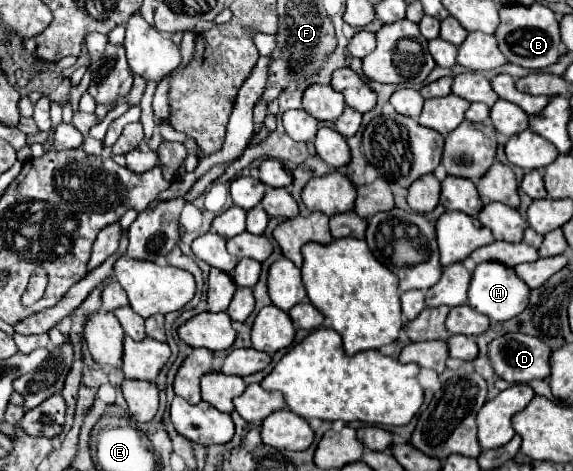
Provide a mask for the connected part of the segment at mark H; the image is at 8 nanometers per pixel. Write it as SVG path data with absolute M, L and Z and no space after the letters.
M482 262L474 268L470 288L468 288L468 304L472 310L486 314L490 320L508 320L520 314L528 304L530 288L516 276L514 268L502 266L500 262Z

